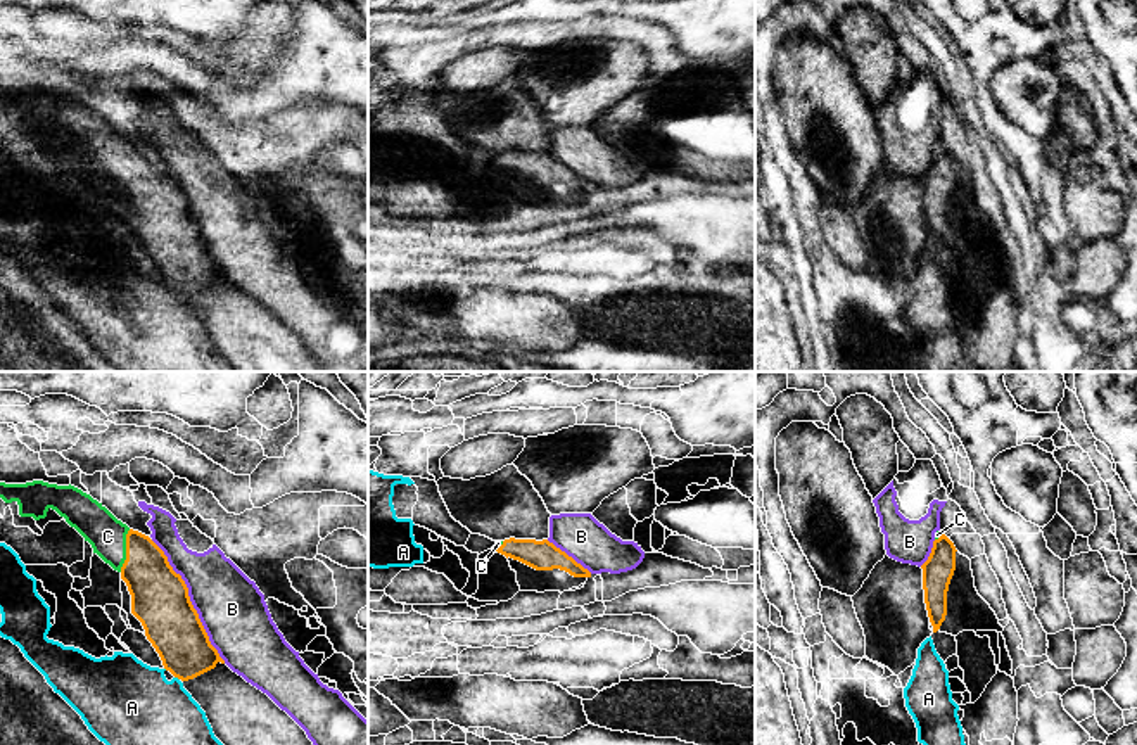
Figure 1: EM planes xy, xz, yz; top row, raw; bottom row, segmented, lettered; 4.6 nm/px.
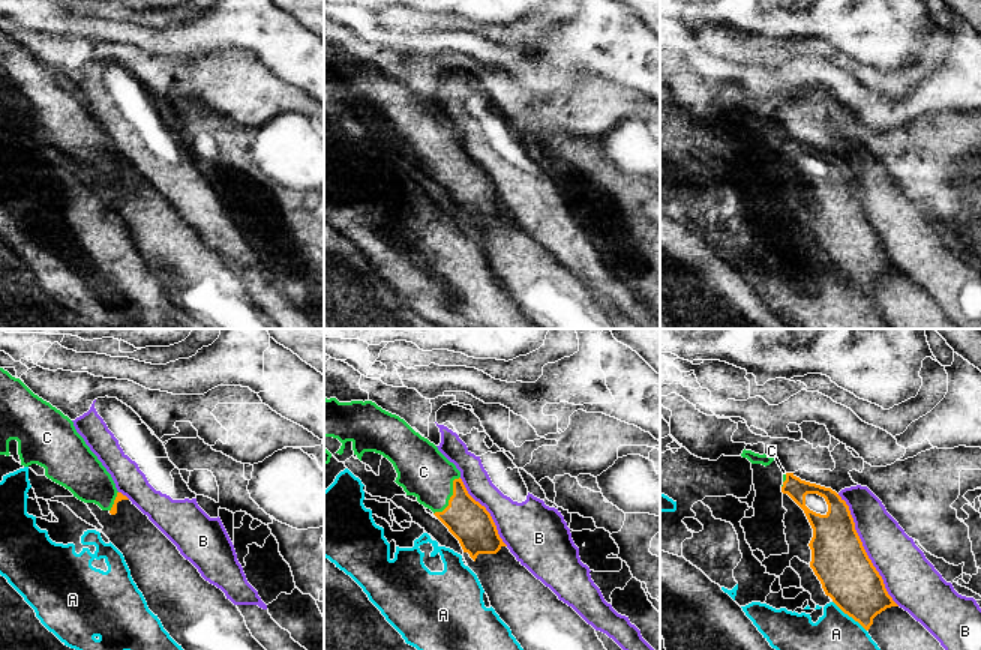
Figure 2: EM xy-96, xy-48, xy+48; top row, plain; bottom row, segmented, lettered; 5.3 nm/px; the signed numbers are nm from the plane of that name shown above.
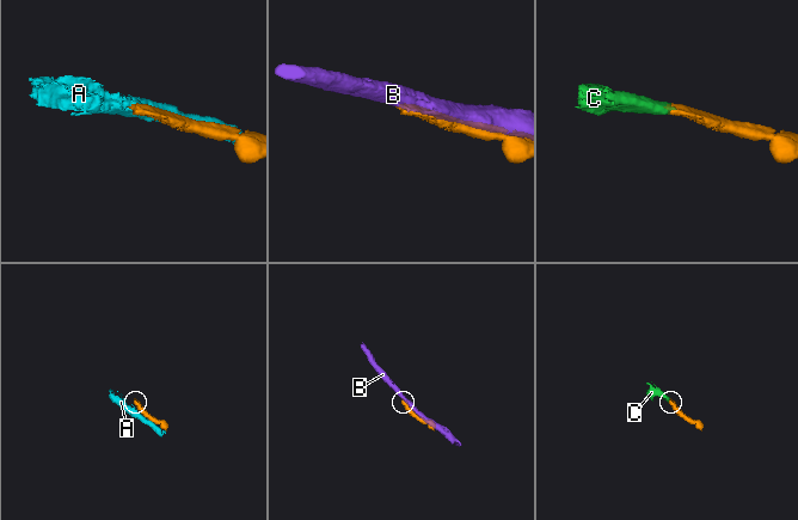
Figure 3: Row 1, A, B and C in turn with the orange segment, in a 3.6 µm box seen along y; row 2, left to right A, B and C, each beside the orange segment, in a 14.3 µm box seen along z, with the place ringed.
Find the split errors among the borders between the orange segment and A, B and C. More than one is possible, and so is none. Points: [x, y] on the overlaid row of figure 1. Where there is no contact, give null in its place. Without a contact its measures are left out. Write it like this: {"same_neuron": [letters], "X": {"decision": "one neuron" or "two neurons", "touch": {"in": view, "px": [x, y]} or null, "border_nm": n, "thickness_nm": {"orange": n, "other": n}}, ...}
{"same_neuron": ["C"], "A": {"decision": "two neurons", "touch": {"in": "xy", "px": [177, 676]}, "border_nm": 30, "thickness_nm": {"orange": 260, "other": 380}}, "B": {"decision": "two neurons", "touch": {"in": "xy", "px": [190, 602]}, "border_nm": 650, "thickness_nm": {"orange": 280, "other": 320}}, "C": {"decision": "one neuron", "touch": {"in": "xy", "px": [127, 550]}, "border_nm": 200, "thickness_nm": {"orange": 260, "other": 180}}}

